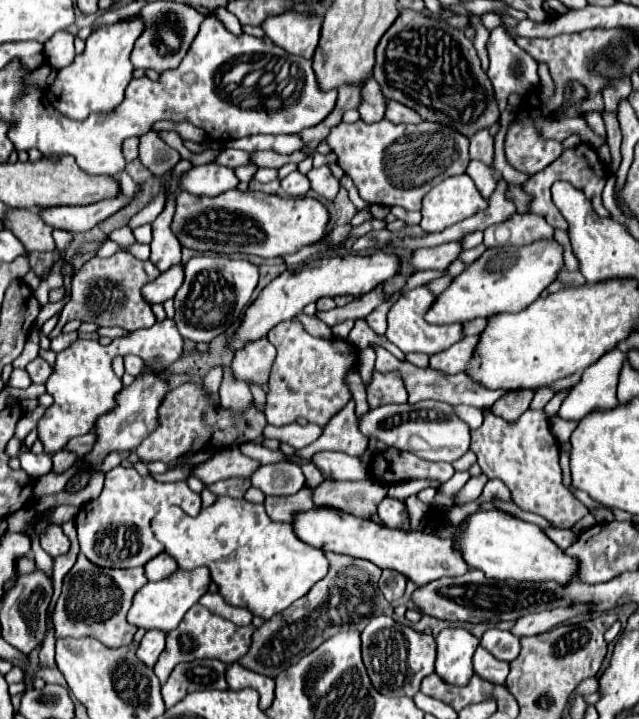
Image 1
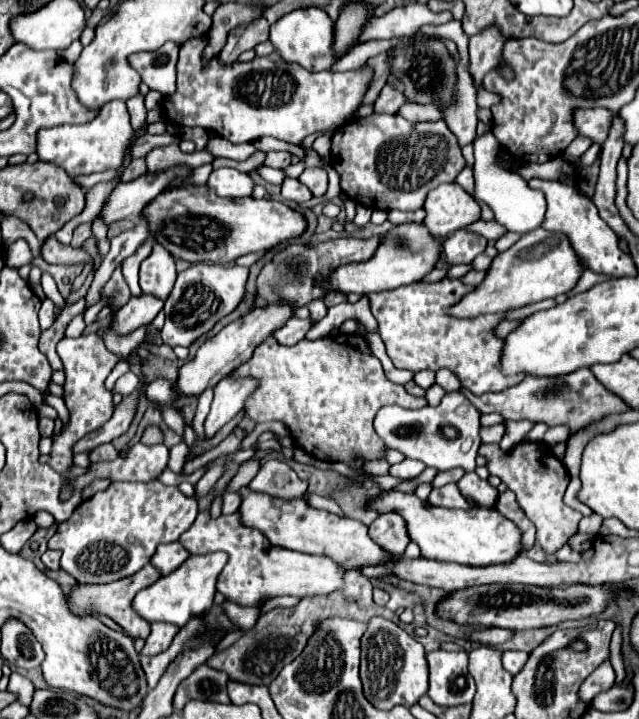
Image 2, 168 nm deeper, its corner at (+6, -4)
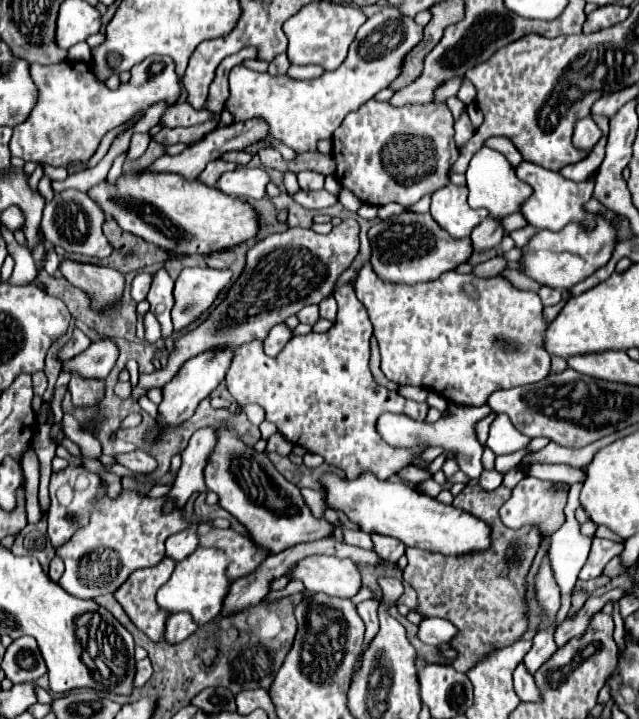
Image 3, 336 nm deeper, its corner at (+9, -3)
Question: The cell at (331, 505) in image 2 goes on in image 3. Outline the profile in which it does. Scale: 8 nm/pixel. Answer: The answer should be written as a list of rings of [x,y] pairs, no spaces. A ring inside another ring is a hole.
[[[343,523],[340,524],[344,533],[344,541],[347,544],[358,546],[367,550],[373,550],[373,544],[369,534],[362,530],[348,529]]]

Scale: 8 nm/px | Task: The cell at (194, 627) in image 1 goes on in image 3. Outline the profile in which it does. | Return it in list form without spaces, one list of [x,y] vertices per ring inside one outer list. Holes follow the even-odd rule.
[[[140,660],[138,664],[136,664],[136,678],[134,678],[134,686],[136,688],[140,688],[140,686],[144,686],[144,682],[148,682],[148,678],[152,676],[152,664],[150,664],[150,660]]]

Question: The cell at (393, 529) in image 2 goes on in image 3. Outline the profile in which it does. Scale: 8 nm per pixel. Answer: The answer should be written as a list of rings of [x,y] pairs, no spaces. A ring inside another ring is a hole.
[[[370,532],[370,538],[372,538],[372,544],[374,544],[374,552],[380,554],[384,560],[388,562],[398,562],[398,558],[404,554],[406,546],[400,542],[400,540],[394,540],[394,538],[388,538],[384,534],[376,534],[376,532]]]

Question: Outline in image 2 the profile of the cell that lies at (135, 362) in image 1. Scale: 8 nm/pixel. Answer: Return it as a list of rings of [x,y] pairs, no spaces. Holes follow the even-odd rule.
[[[129,371],[129,373],[125,373],[123,377],[119,377],[119,381],[115,383],[113,393],[129,395],[131,391],[135,391],[135,389],[137,389],[137,385],[139,385],[139,377],[137,377],[133,371]]]

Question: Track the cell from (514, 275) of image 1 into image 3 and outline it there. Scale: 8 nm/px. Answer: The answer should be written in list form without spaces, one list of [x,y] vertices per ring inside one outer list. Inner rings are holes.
[[[598,216],[598,224],[594,230],[584,230],[580,224],[568,224],[558,232],[538,230],[528,240],[528,244],[522,246],[520,266],[528,278],[536,280],[542,286],[570,290],[574,284],[582,282],[610,260],[614,244],[616,244],[616,232],[602,216]]]

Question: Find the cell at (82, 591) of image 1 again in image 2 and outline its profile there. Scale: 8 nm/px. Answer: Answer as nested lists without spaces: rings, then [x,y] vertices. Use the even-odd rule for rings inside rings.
[[[149,563],[147,567],[143,567],[141,571],[137,571],[135,575],[131,575],[131,577],[127,577],[127,579],[119,579],[119,581],[109,583],[109,585],[83,585],[83,583],[79,583],[77,589],[73,589],[73,593],[71,593],[71,597],[69,597],[69,603],[71,603],[71,609],[73,609],[77,615],[95,615],[95,613],[109,615],[109,617],[115,619],[131,637],[147,639],[149,633],[151,633],[151,625],[149,625],[149,621],[141,619],[141,617],[133,611],[131,603],[133,603],[133,597],[135,597],[141,589],[153,585],[159,577],[161,577],[159,569]]]

